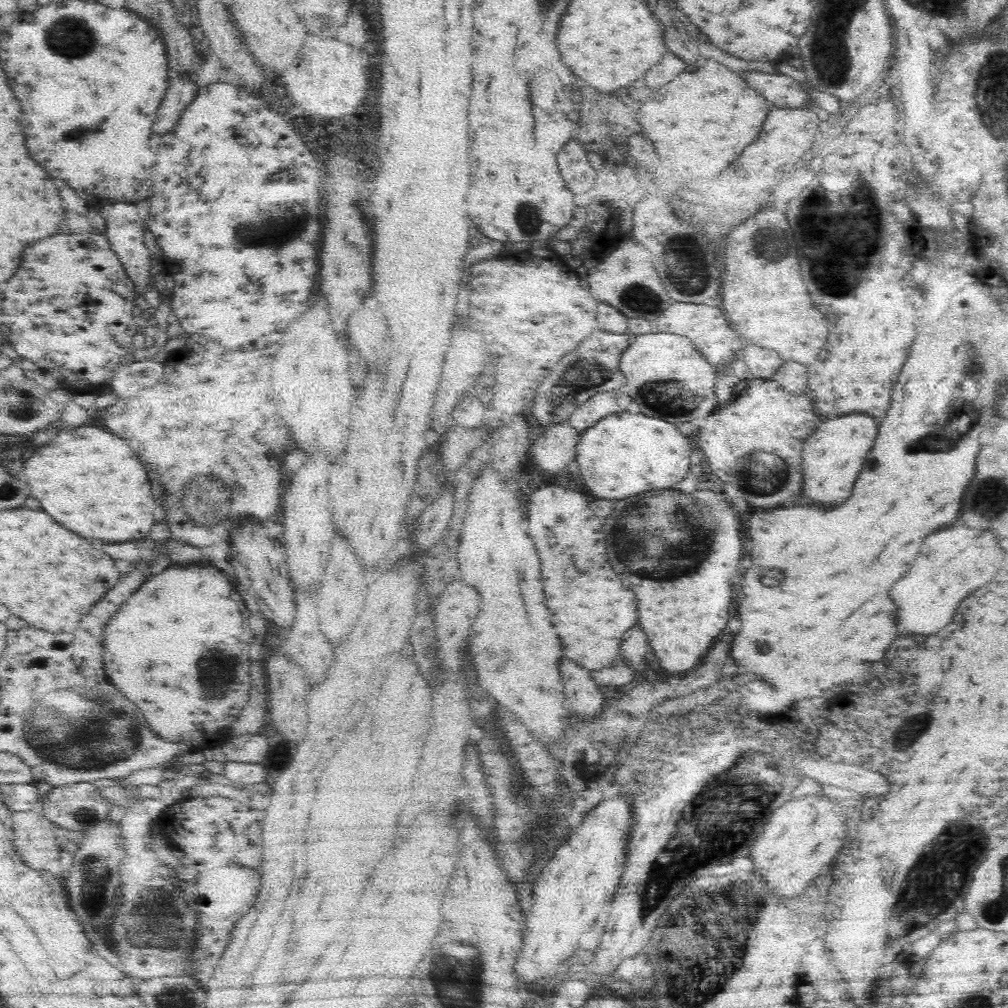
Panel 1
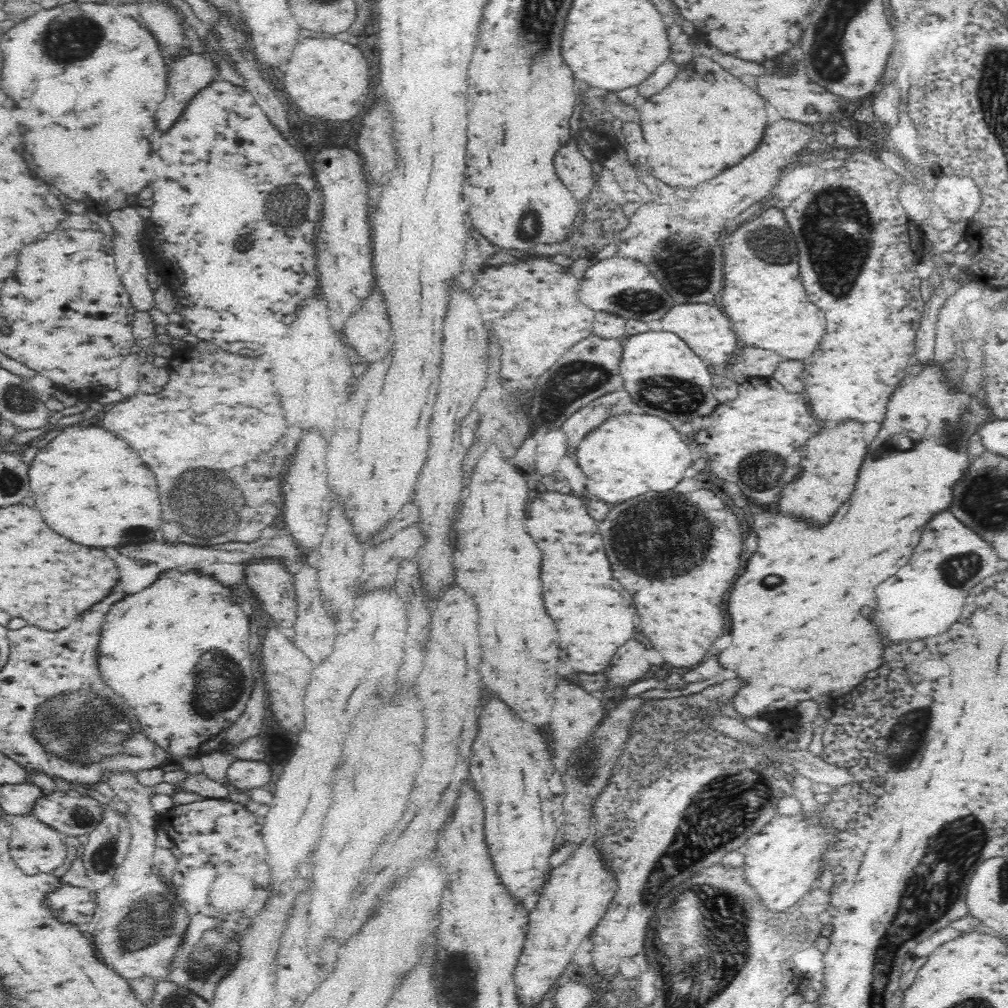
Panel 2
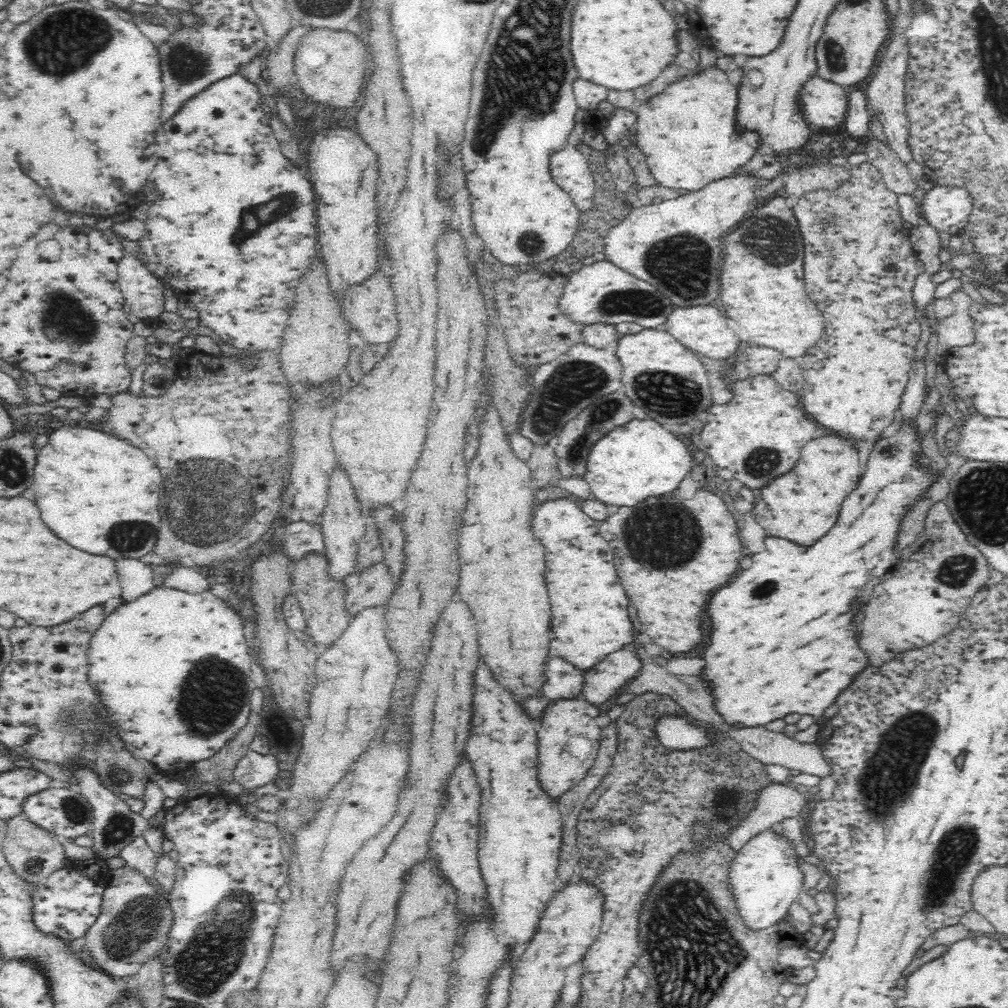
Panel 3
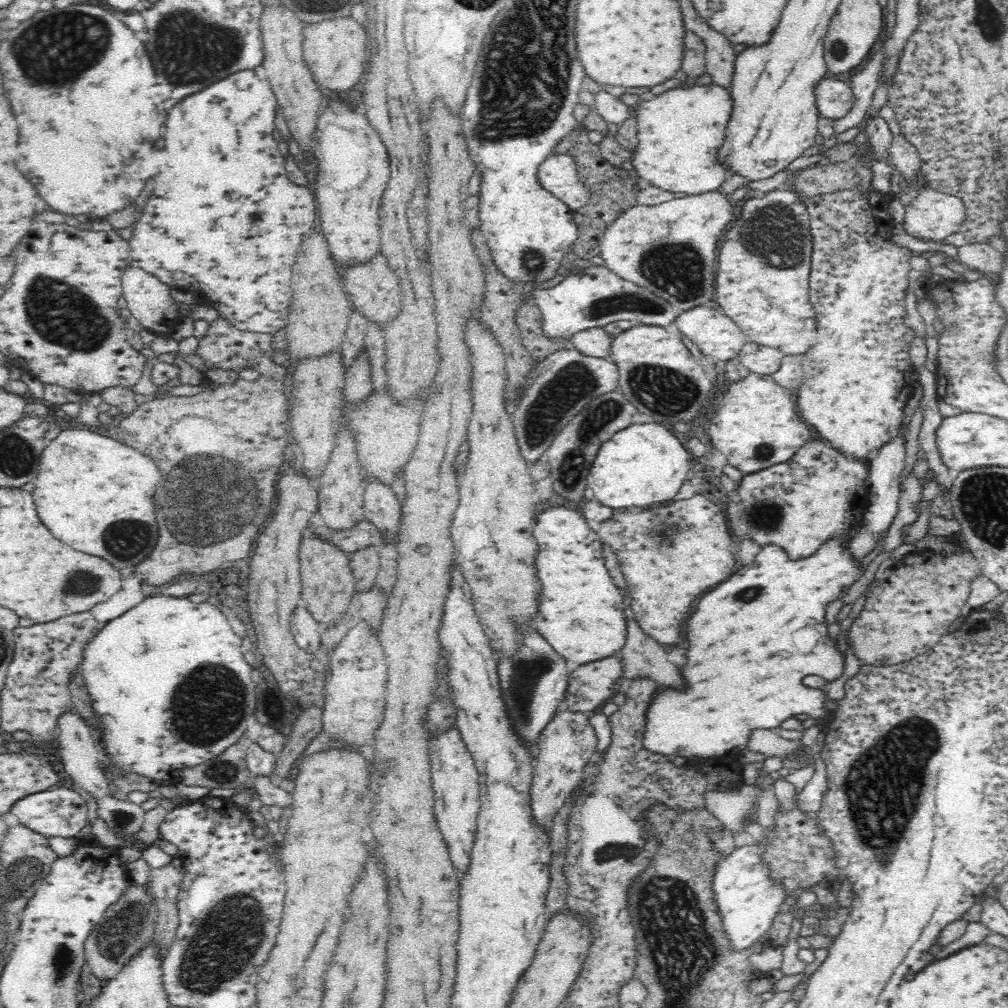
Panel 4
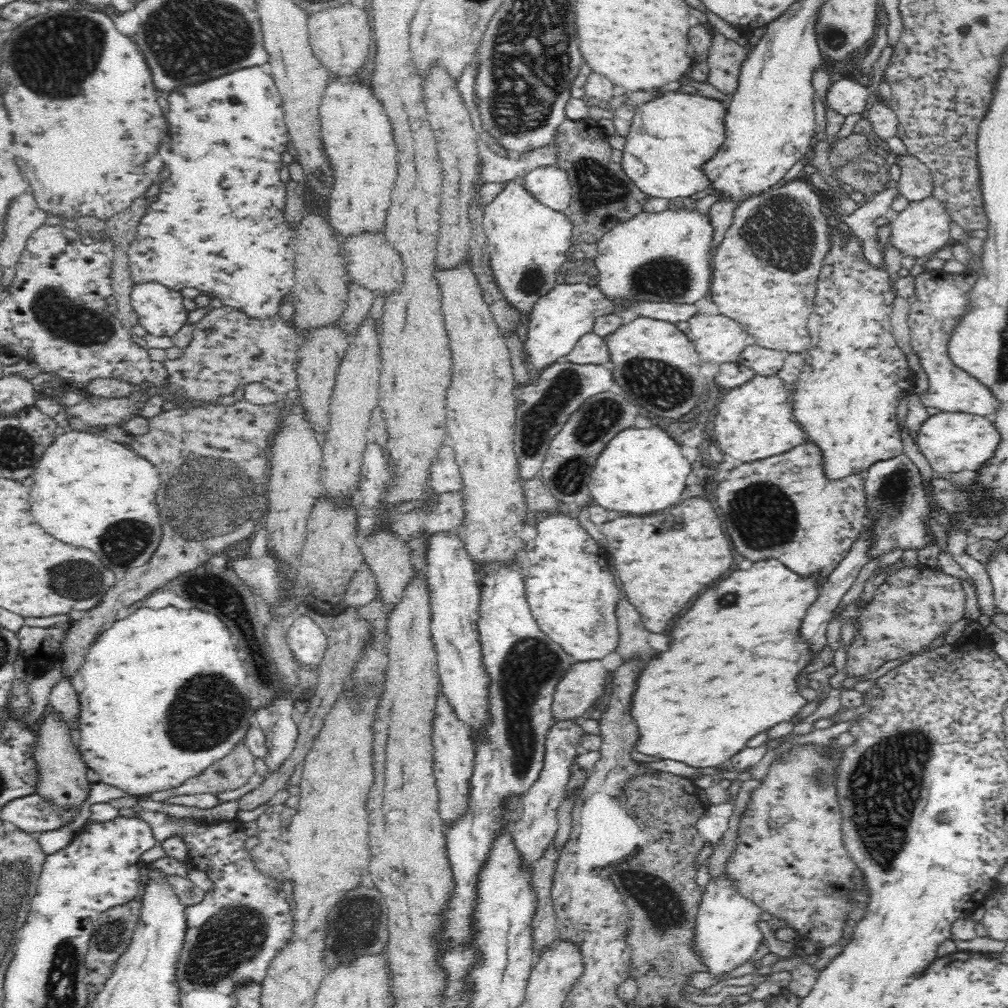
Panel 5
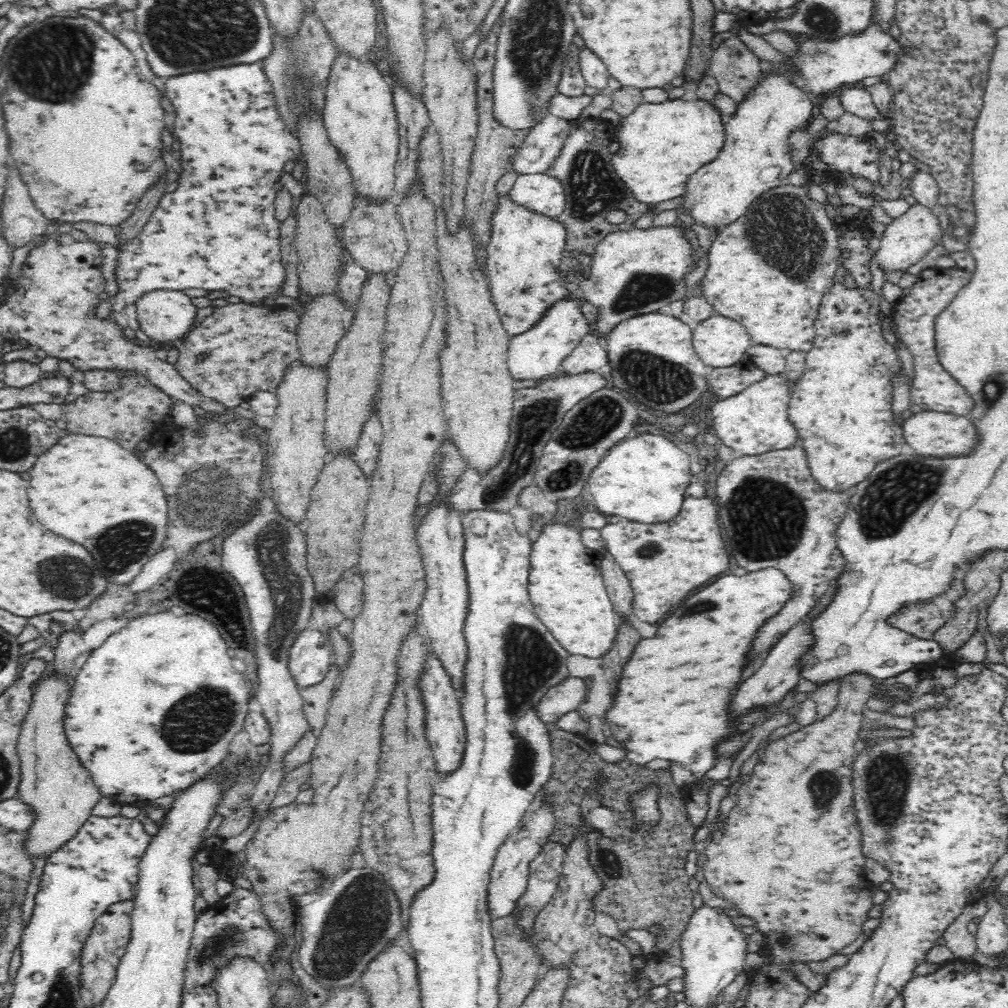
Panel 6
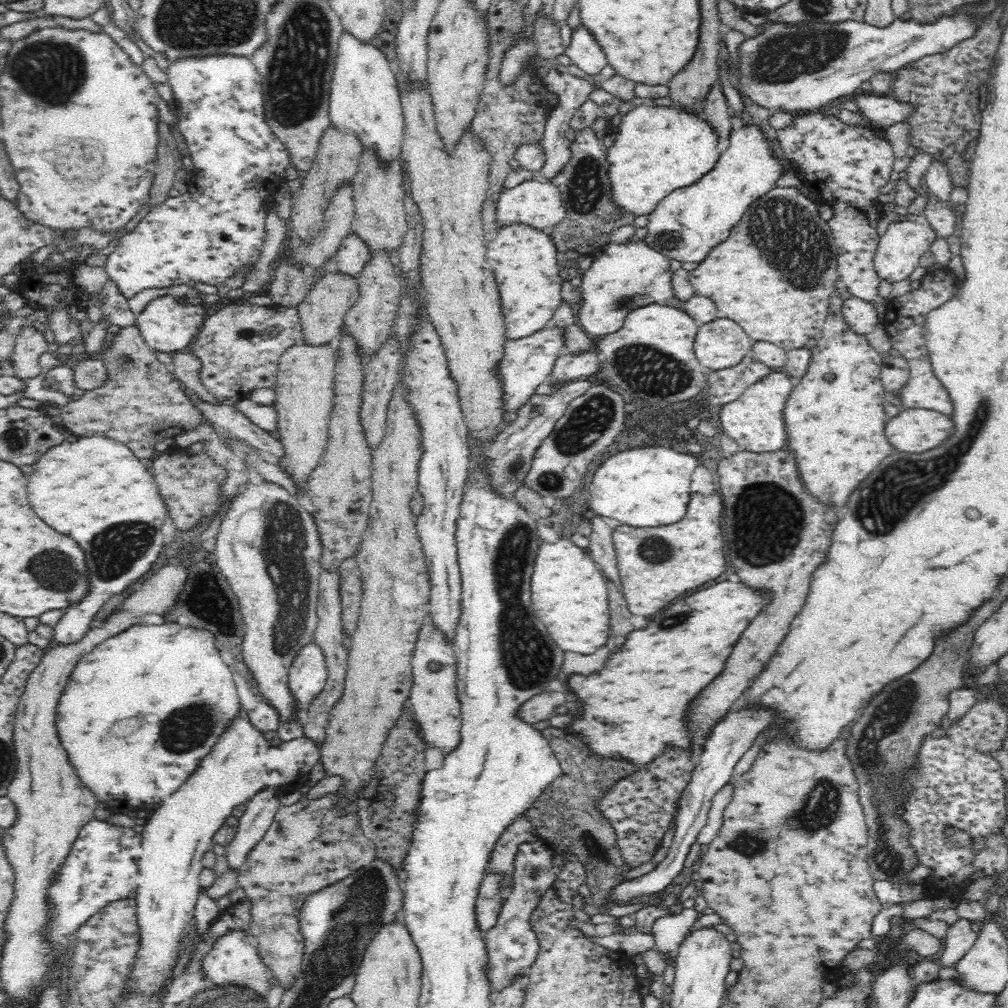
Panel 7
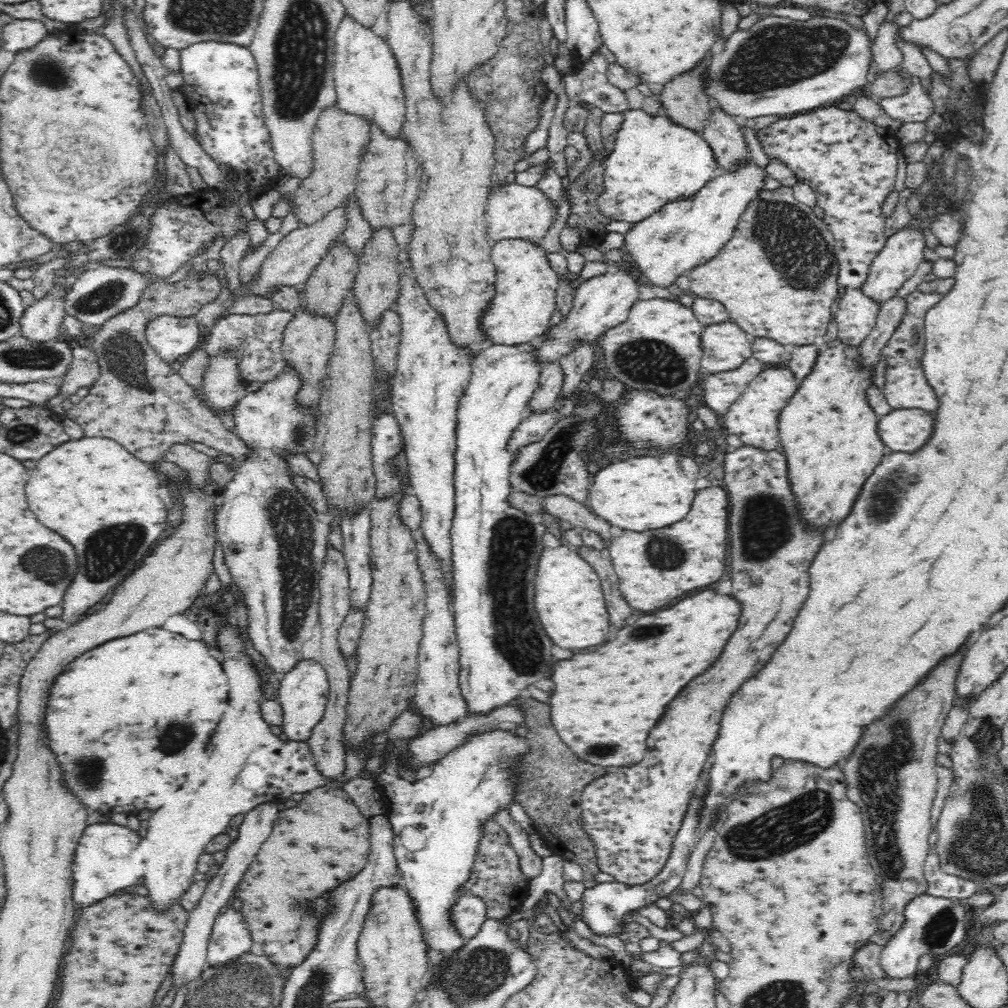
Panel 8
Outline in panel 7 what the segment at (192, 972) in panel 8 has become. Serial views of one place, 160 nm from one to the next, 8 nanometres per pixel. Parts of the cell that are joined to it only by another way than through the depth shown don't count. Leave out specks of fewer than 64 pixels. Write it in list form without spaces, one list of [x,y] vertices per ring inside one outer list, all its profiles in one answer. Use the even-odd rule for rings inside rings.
[[[272,787],[261,788],[247,800],[239,819],[238,833],[234,841],[225,846],[229,868],[238,871],[238,868],[244,866],[248,852],[262,840],[280,805],[279,794]]]

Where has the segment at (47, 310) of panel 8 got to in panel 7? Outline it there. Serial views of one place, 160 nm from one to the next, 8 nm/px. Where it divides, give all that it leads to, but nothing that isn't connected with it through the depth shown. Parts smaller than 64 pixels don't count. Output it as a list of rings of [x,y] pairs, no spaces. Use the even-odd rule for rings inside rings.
[[[30,324],[23,327],[16,339],[8,372],[22,381],[34,379],[43,374],[39,359],[44,352],[47,352],[49,340],[45,330],[38,325]]]

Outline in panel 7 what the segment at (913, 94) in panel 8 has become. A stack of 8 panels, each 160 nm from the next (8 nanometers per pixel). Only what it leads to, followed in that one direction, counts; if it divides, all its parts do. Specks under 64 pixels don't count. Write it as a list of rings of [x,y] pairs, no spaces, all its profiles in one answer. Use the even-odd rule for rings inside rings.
[[[861,95],[856,99],[860,112],[872,121],[873,128],[883,131],[895,122],[905,120],[907,104],[899,103],[893,95]]]

